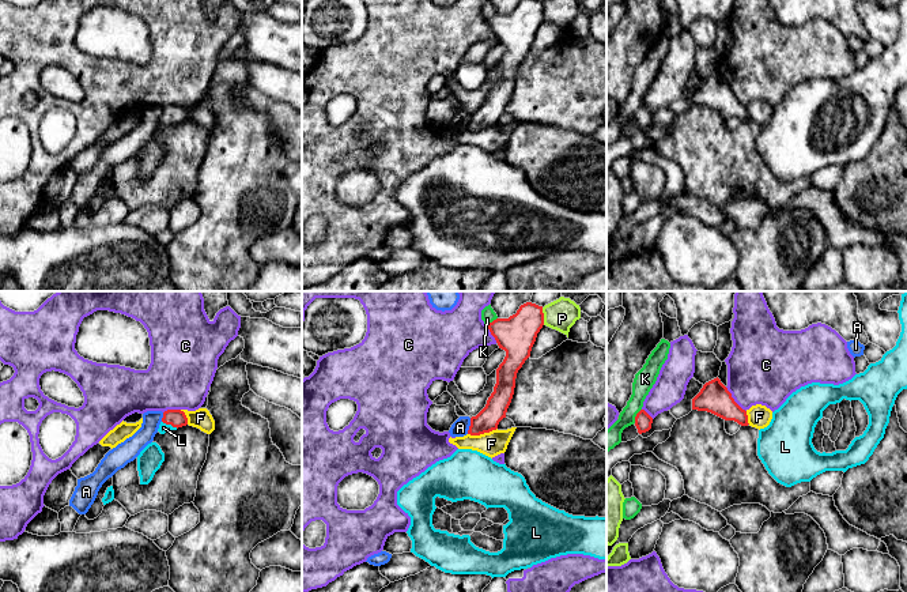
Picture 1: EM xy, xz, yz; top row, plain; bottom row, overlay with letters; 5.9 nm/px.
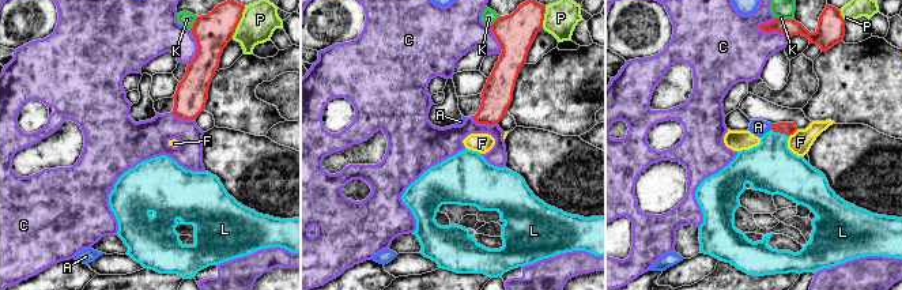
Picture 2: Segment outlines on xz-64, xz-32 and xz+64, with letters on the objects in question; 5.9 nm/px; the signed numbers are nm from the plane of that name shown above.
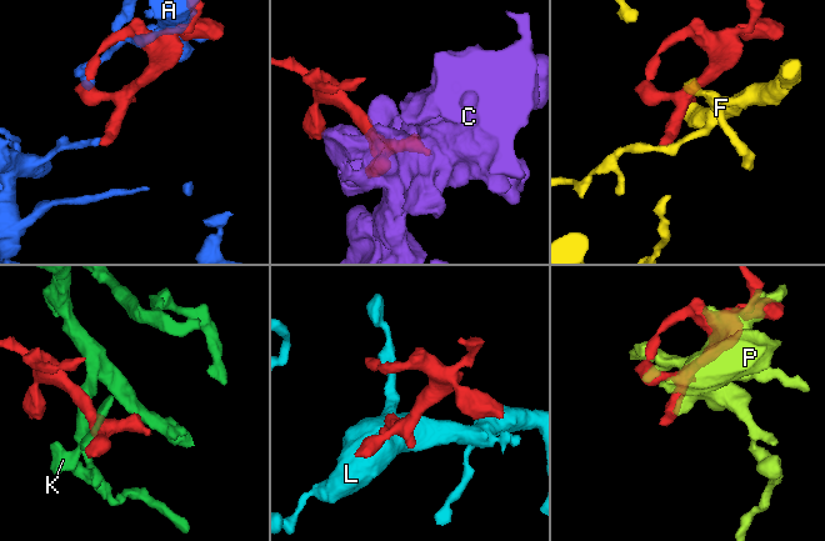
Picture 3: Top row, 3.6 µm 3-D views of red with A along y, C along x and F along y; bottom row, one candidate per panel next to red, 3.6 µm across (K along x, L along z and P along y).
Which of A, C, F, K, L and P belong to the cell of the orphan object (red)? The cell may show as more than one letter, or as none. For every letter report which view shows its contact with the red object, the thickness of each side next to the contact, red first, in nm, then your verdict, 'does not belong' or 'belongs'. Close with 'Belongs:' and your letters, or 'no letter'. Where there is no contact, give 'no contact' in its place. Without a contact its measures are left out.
A: xz | 140/100 nm | does not belong
C: yz | 180/420 nm | does not belong
F: xz | 140/150 nm | does not belong
K: yz | 100/120 nm | does not belong
L: xy | 110/60 nm | belongs
P: xz | 220/160 nm | does not belong
Belongs: L

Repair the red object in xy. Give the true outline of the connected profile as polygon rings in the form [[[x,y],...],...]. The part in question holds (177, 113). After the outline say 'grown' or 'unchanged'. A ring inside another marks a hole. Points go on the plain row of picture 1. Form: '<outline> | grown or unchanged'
[[[167,105],[163,108],[162,117],[159,120],[158,127],[165,129],[171,125],[177,125],[178,122],[186,121],[188,113],[181,105]]] | grown

